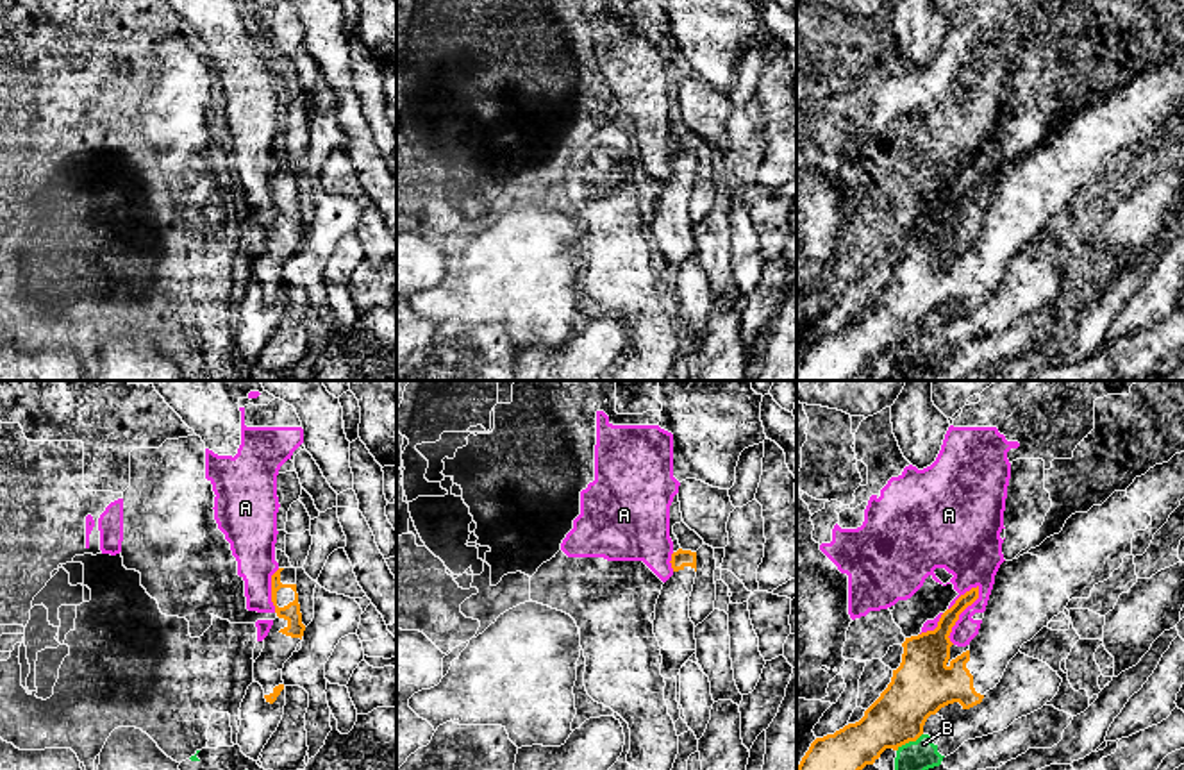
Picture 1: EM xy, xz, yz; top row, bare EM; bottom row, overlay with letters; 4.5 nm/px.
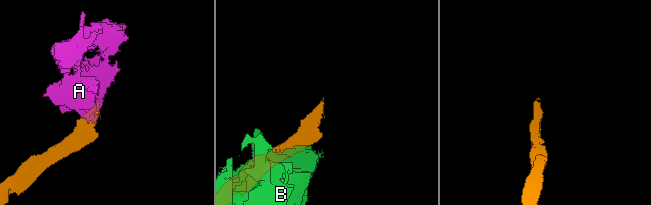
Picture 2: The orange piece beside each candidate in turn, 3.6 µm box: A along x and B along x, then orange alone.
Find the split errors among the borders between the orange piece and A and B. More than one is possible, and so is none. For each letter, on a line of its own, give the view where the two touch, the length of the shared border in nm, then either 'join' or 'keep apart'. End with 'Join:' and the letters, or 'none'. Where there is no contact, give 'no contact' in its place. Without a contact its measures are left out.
A: yz | 300 nm | keep apart
B: yz | 150 nm | keep apart
Join: none

